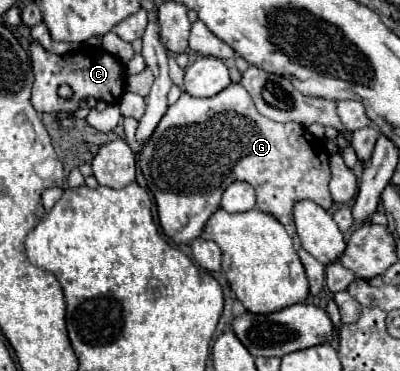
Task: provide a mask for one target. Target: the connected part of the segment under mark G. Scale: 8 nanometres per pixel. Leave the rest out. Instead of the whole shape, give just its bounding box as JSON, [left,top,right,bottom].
[139,84,333,244]

